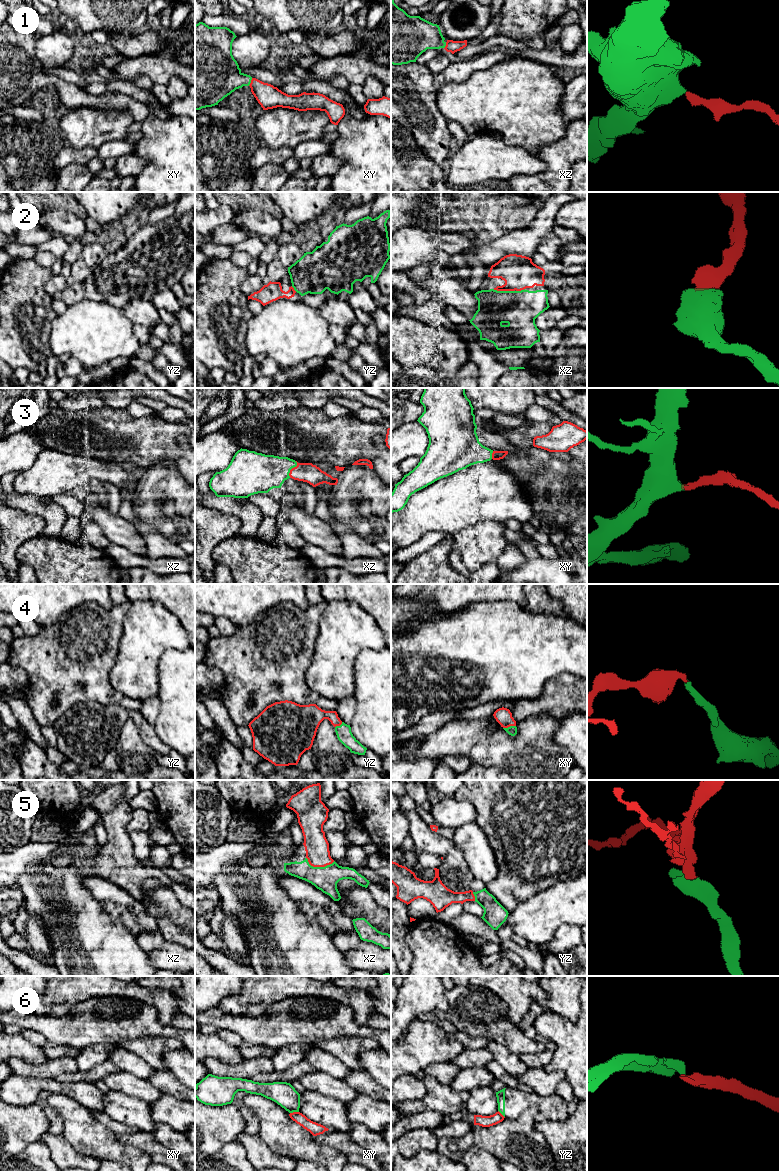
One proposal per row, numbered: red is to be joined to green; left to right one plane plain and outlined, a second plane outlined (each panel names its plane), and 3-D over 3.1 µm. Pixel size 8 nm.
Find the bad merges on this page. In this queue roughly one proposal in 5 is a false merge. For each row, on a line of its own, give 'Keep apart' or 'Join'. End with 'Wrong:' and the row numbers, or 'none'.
1: Join
2: Join
3: Join
4: Join
5: Join
6: Keep apart
Wrong: 6

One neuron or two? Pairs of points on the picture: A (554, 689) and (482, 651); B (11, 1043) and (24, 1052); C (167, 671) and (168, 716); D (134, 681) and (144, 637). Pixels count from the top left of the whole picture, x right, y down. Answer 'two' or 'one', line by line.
A: two
B: one
C: one
D: one

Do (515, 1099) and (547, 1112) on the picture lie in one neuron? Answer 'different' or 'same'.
same

